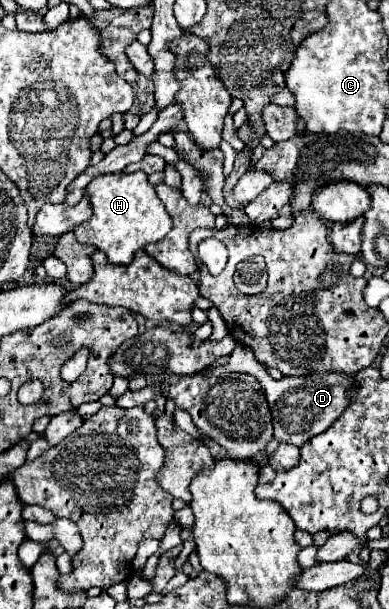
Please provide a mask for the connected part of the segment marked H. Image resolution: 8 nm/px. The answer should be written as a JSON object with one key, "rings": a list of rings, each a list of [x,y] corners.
{"rings":[[[145,172],[97,176],[85,192],[89,194],[93,216],[73,230],[75,238],[83,244],[97,246],[107,254],[111,264],[131,264],[137,250],[143,250],[151,242],[159,242],[171,230],[171,216],[163,208]]]}

